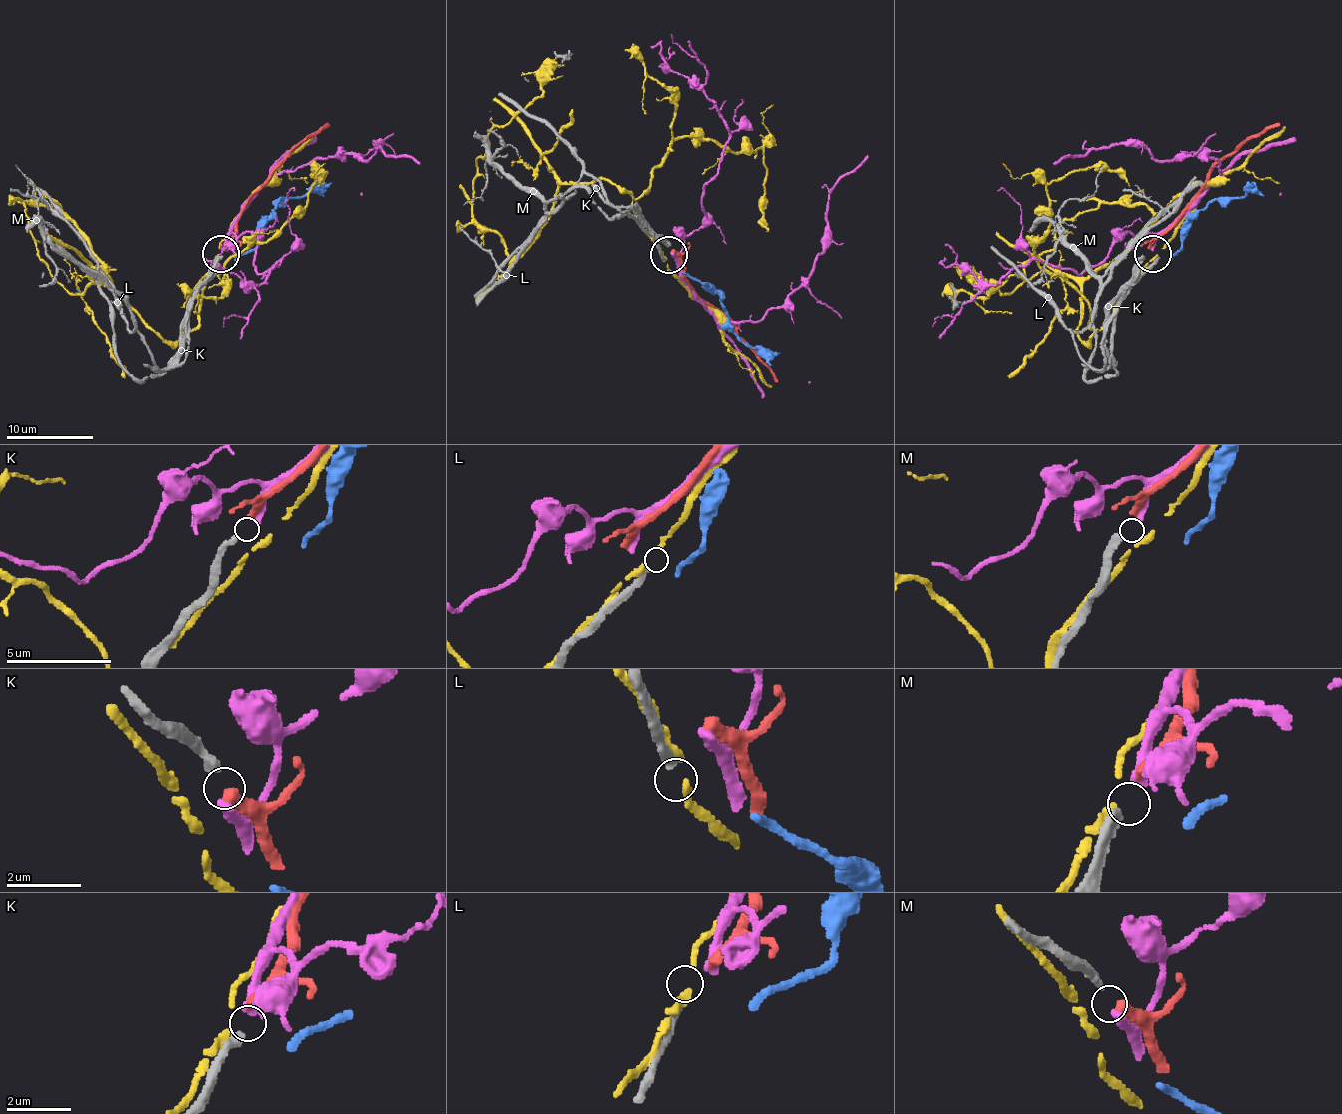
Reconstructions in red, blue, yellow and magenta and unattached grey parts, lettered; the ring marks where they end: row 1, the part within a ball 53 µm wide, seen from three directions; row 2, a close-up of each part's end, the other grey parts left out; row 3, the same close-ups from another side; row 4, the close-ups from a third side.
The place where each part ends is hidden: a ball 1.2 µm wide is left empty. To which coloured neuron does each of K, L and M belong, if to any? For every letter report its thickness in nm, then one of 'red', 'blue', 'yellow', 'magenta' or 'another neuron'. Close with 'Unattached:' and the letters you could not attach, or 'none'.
K: 280 nm thick; red
L: 240 nm thick; another neuron
M: 320 nm thick; magenta
Unattached: L

